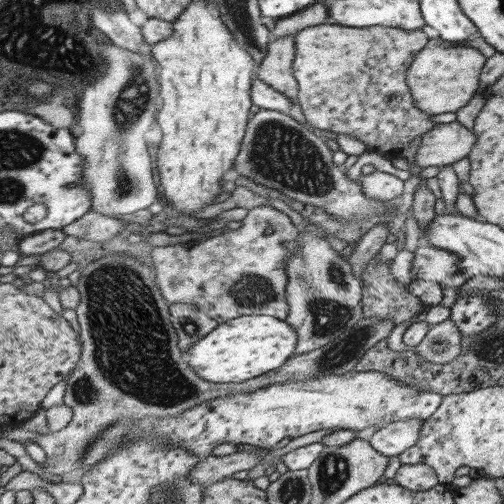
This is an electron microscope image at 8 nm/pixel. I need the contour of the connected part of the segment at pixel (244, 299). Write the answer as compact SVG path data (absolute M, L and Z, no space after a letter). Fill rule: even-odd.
M269 205L248 211L237 230L228 230L218 236L208 237L202 242L189 241L187 243L155 247L151 251L153 268L159 282L161 292L170 303L191 303L209 316L224 323L241 316L259 315L275 316L279 320L287 320L290 312L288 303L287 260L289 250L285 242L297 241L301 229L291 223L291 218L283 212L273 209ZM271 228L267 236L265 230Z

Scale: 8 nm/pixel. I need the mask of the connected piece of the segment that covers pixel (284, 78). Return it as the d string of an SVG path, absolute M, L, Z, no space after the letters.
M295 34L277 38L269 45L269 52L265 55L261 65L257 66L257 78L264 84L273 86L293 100L293 110L289 110L294 120L304 123L307 128L313 128L303 116L303 106L299 102L299 85L294 74L294 61L297 54Z

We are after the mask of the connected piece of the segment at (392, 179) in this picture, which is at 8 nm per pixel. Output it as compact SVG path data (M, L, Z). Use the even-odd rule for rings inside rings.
M373 170L371 174L359 174L361 192L366 198L387 201L399 196L403 192L403 181L396 176Z

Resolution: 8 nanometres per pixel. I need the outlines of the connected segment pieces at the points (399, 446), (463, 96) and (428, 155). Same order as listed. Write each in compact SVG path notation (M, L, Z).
M409 420L405 423L384 425L369 438L368 444L382 456L397 457L415 444L422 424L424 423L419 423L418 420Z
M438 37L430 38L425 47L414 54L405 72L405 82L417 110L431 115L445 114L455 112L469 102L475 93L481 68L487 58L471 46L464 47L462 43L465 41L467 40L450 42Z
M457 121L435 124L421 135L419 147L413 154L413 164L421 168L442 167L466 157L477 136Z

